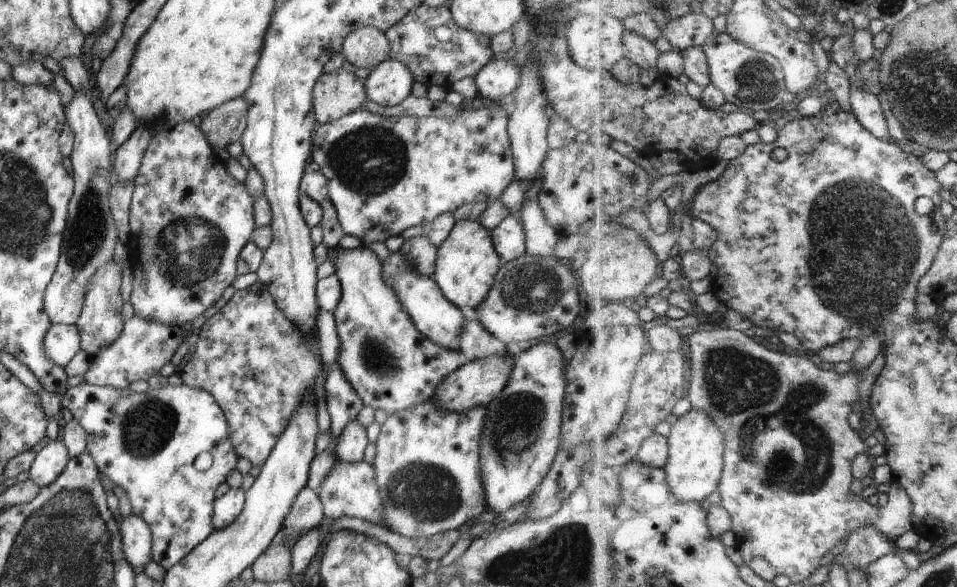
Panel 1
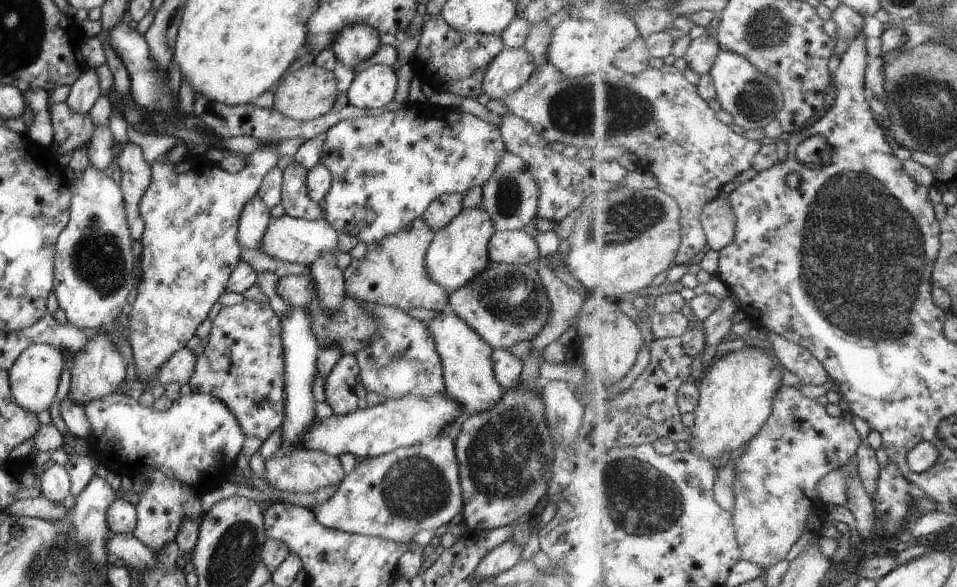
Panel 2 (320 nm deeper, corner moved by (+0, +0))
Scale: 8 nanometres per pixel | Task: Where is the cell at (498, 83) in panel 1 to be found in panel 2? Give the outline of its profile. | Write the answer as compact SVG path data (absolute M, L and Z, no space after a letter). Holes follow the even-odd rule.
M523 47L502 49L483 74L481 92L490 99L501 99L521 88L533 72L533 60Z

